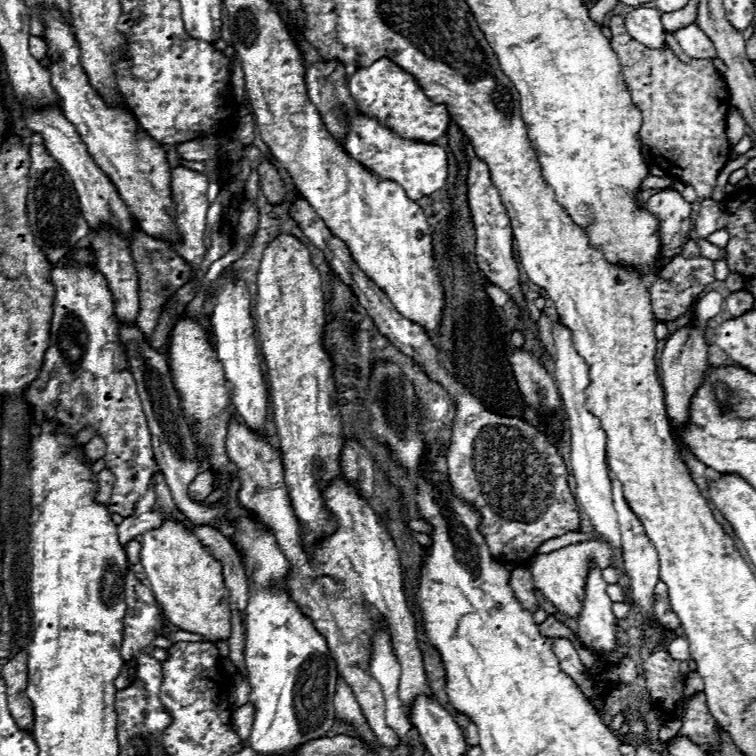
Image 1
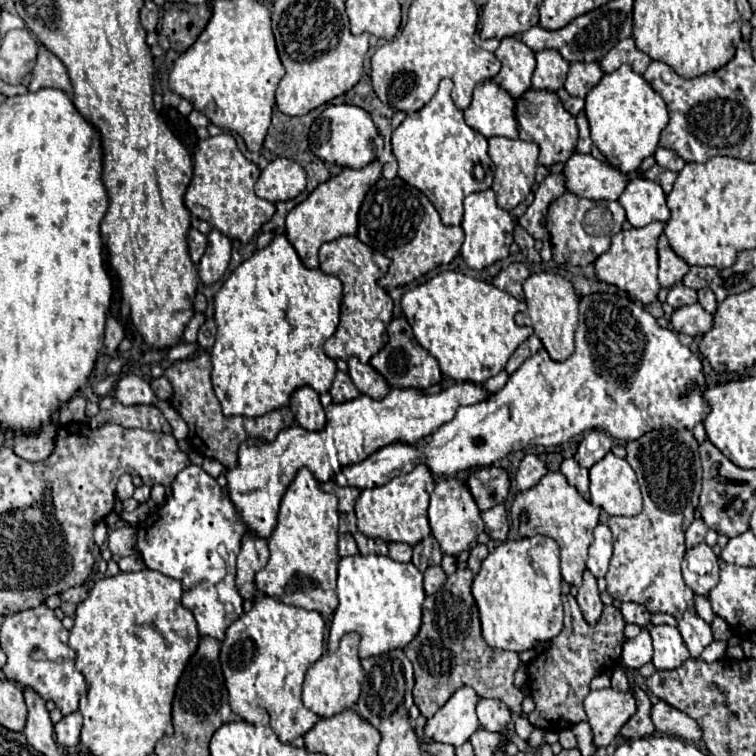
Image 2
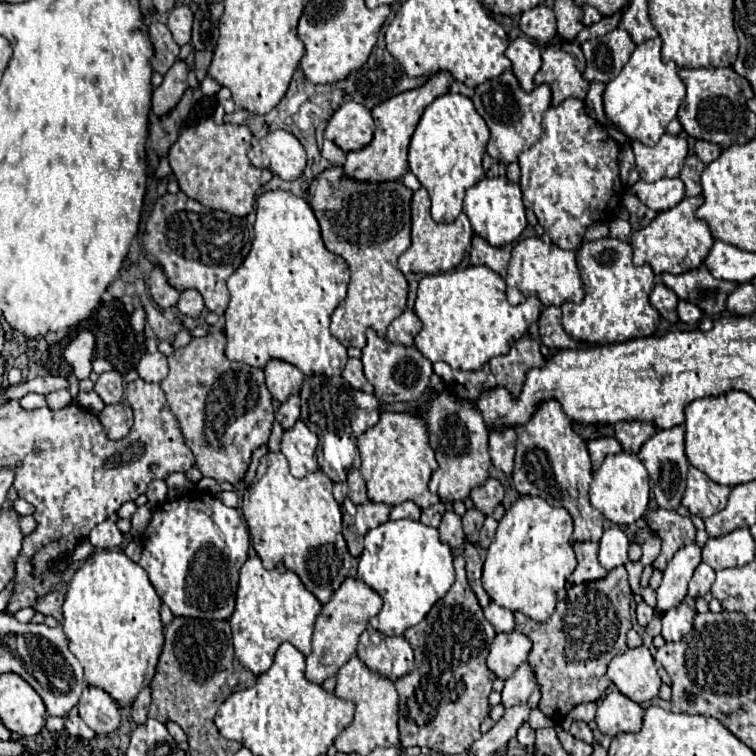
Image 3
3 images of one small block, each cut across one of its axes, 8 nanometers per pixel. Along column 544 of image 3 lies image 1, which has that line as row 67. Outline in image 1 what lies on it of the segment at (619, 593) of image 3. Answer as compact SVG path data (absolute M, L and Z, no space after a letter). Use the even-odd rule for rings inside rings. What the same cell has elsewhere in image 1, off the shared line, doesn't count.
M614 16L608 26L612 30L610 44L620 60L626 88L634 106L642 112L642 128L638 132L642 144L650 148L658 166L670 178L678 178L696 190L698 202L710 198L716 178L730 160L732 150L726 136L730 92L724 76L708 58L682 62L670 48L652 50L632 40L622 16Z

